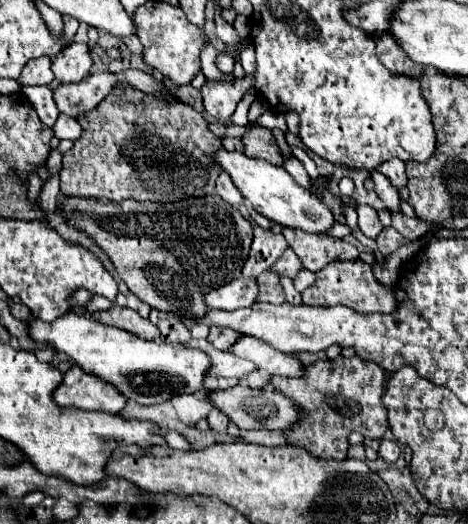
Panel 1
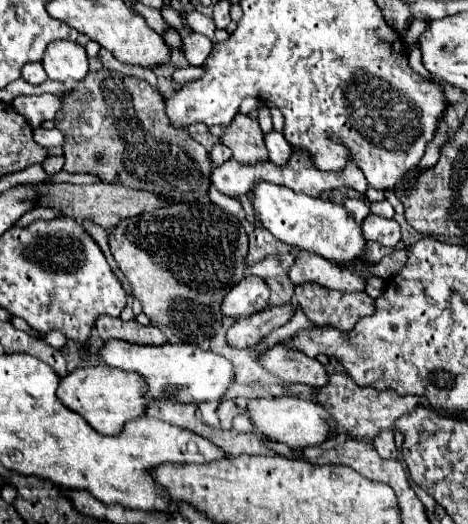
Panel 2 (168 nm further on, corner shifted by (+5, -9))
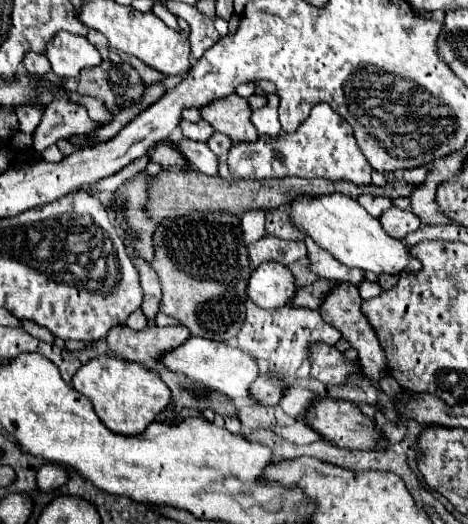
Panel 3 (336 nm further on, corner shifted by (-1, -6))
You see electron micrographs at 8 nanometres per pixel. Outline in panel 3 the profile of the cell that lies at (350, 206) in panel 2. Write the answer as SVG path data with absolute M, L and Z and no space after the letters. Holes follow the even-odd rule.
M369 194L360 195L356 201L372 215L372 217L380 217L386 209L392 207L392 201L388 197L372 196Z

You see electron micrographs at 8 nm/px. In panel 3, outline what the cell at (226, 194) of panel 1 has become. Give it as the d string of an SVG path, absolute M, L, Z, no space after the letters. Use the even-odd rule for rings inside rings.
M326 103L316 105L308 119L294 133L280 133L278 139L262 137L256 143L240 143L228 151L228 169L236 179L330 179L330 181L352 181L356 185L370 185L370 165L364 159L352 127L346 119L334 113Z

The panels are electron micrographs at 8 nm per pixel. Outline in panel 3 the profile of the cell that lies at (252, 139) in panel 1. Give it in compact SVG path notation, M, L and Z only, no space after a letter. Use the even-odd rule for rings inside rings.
M230 95L226 99L212 101L200 109L202 119L206 119L214 131L224 133L232 143L256 143L258 131L250 119L252 109L248 101L240 95Z

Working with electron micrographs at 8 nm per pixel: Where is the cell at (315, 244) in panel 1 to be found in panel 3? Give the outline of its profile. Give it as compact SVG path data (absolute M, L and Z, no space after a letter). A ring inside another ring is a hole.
M364 280L358 290L360 291L360 295L362 295L362 299L370 299L370 297L376 297L376 295L380 295L382 293L382 289L378 283L372 283L367 280Z

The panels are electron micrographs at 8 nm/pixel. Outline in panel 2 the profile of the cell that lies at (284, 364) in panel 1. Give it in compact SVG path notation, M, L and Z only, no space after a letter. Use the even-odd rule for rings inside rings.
M274 346L274 350L262 356L262 366L276 374L284 384L300 382L318 388L328 384L328 372L316 358L288 346Z

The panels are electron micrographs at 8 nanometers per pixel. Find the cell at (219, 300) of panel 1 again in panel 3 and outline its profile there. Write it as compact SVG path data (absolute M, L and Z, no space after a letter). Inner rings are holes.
M262 263L248 281L248 297L264 309L278 309L292 299L296 287L292 273L280 263Z

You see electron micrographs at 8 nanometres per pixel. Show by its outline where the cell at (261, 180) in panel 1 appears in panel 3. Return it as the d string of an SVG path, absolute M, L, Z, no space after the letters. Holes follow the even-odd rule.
M322 195L322 197L300 197L288 203L286 207L288 217L292 225L298 231L304 231L316 245L320 245L324 251L328 251L334 259L348 267L358 267L362 271L374 271L376 275L380 273L402 273L402 271L418 271L420 263L418 259L410 257L408 245L404 241L396 241L388 237L378 219L366 213L356 199L348 195Z

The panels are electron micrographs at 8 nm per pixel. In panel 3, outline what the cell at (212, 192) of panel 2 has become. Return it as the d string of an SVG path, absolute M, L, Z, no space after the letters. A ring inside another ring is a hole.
M170 138L172 145L190 161L190 165L198 171L202 171L204 175L218 175L218 157L210 151L210 147L206 143L198 143L192 139L182 139L182 141L174 142Z

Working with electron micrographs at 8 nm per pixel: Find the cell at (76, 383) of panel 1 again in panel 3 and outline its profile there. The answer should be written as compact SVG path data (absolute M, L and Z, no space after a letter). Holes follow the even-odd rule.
M96 357L84 363L74 379L72 387L92 401L92 407L100 421L114 433L120 435L138 435L142 433L158 413L162 413L170 403L170 389L158 377L158 373L144 369L138 363L120 359L120 357Z

